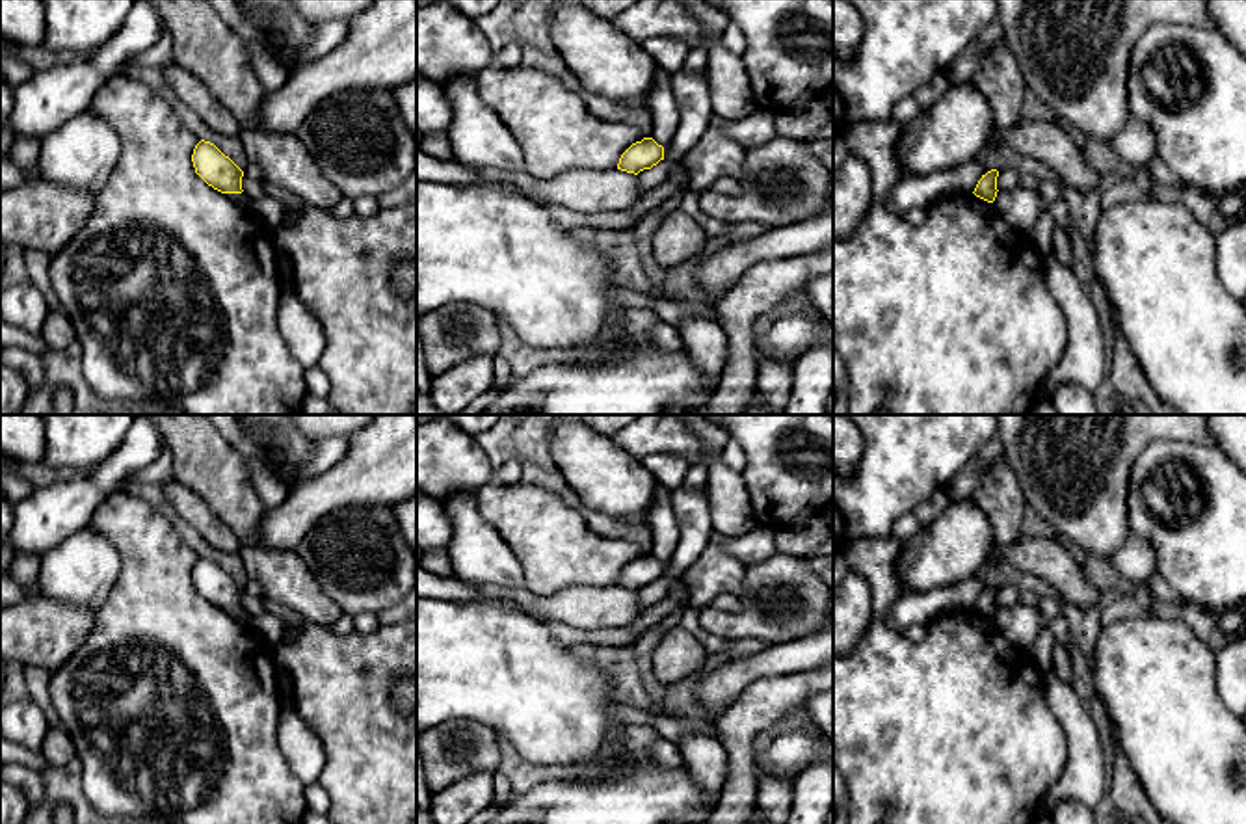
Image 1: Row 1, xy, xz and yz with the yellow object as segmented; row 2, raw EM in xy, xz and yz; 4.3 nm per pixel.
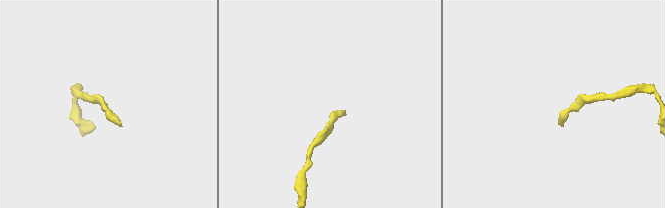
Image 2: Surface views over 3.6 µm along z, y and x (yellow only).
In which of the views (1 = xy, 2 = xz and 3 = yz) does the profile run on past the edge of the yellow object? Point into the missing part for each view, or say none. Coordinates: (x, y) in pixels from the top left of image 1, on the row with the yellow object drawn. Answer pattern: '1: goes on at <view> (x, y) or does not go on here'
1: does not go on here
2: does not go on here
3: does not go on here

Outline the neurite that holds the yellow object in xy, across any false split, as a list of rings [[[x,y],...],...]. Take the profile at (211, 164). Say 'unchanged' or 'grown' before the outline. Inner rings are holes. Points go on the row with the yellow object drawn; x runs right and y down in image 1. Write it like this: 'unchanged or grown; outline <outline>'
unchanged; outline [[[201,140],[192,154],[195,173],[221,193],[242,193],[244,171],[214,143]]]

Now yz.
unchanged; outline [[[991,169],[988,171],[986,175],[982,175],[982,179],[978,180],[976,188],[974,188],[974,195],[988,201],[988,203],[993,203],[995,197],[997,197],[997,177],[999,177],[999,171],[997,169]]]

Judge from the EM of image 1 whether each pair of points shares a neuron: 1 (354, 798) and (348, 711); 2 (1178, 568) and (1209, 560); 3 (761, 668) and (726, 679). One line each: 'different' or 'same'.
1: same
2: same
3: same

